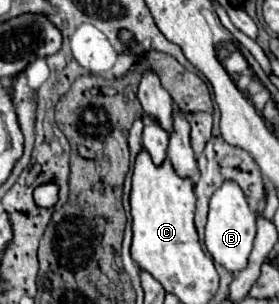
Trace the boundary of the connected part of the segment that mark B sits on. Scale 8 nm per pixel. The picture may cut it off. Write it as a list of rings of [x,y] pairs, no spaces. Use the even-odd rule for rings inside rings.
[[[224,182],[210,200],[210,214],[206,224],[206,248],[212,254],[212,258],[222,264],[228,272],[236,274],[246,268],[248,256],[252,252],[256,236],[256,214],[248,208],[248,202],[244,198],[244,192],[236,182]]]

